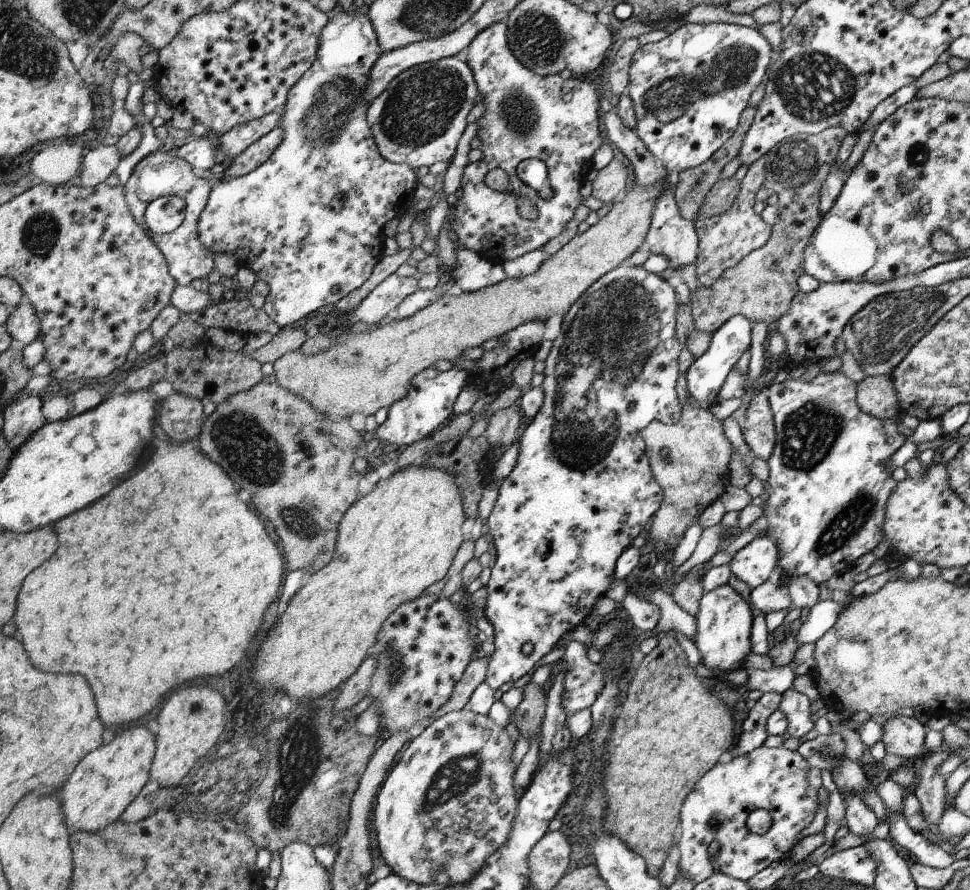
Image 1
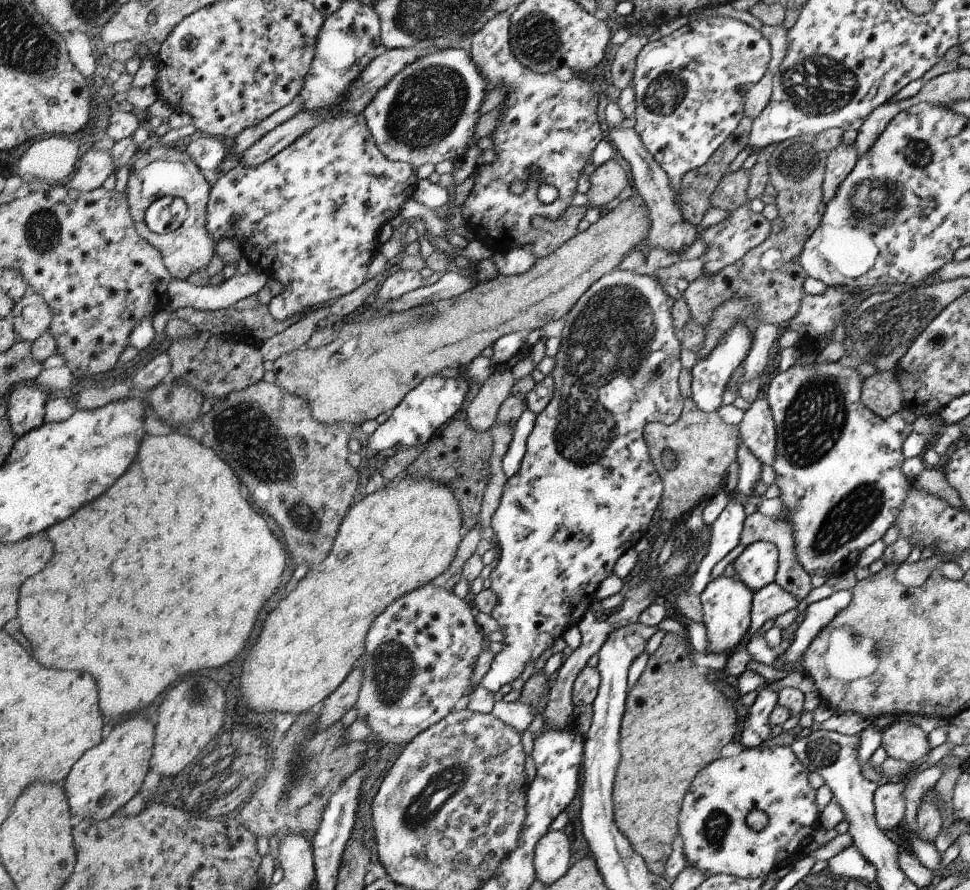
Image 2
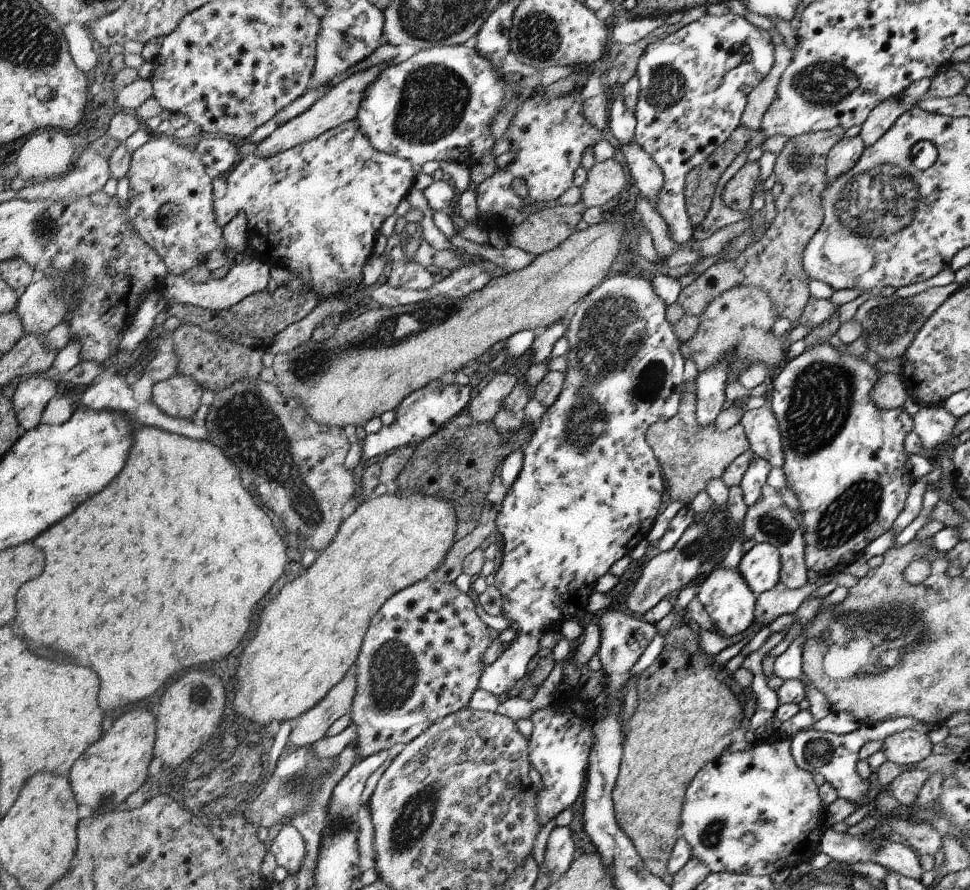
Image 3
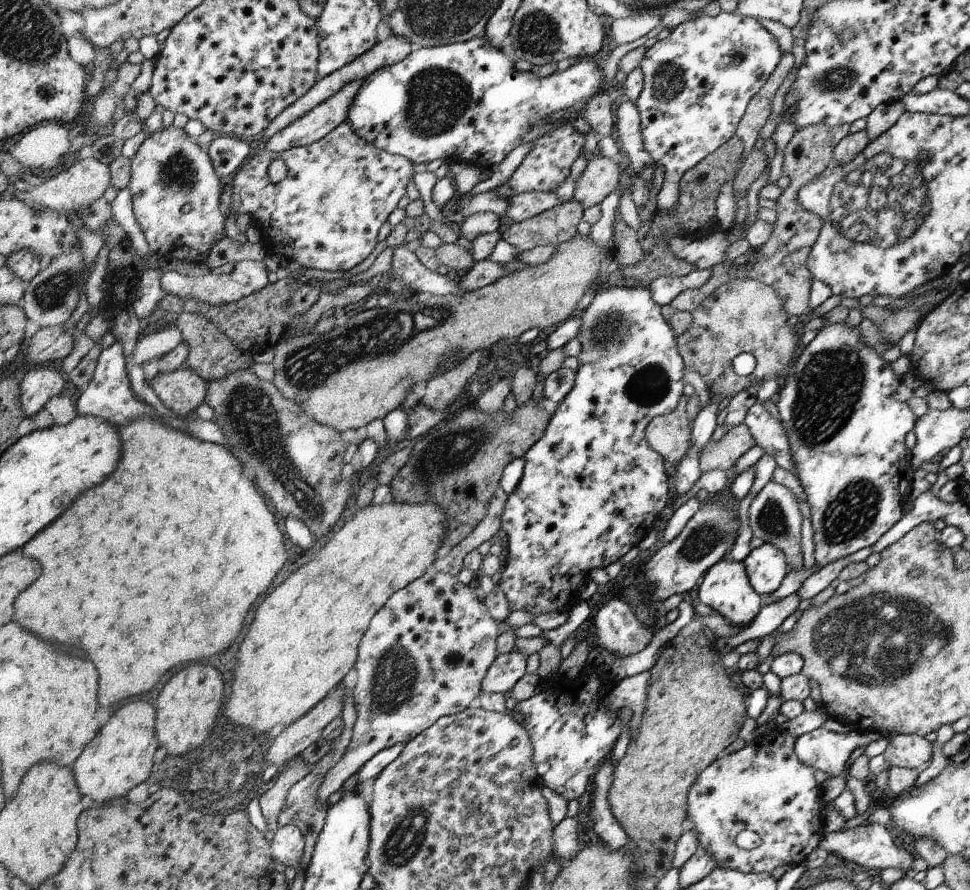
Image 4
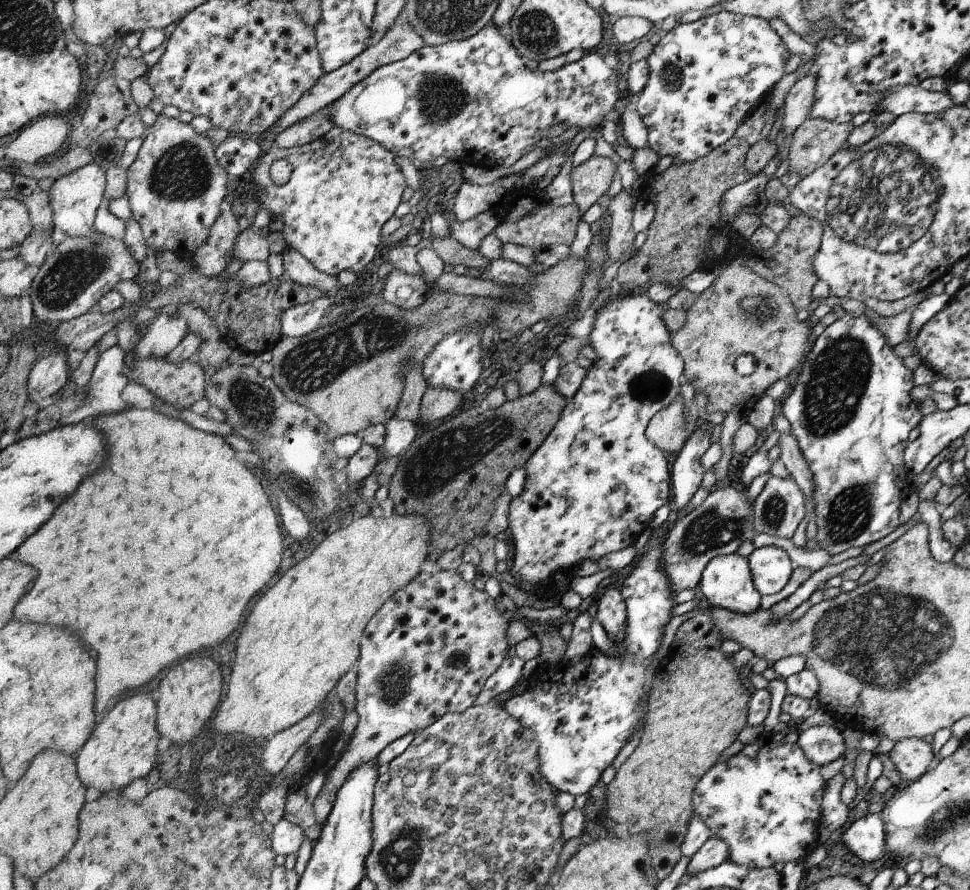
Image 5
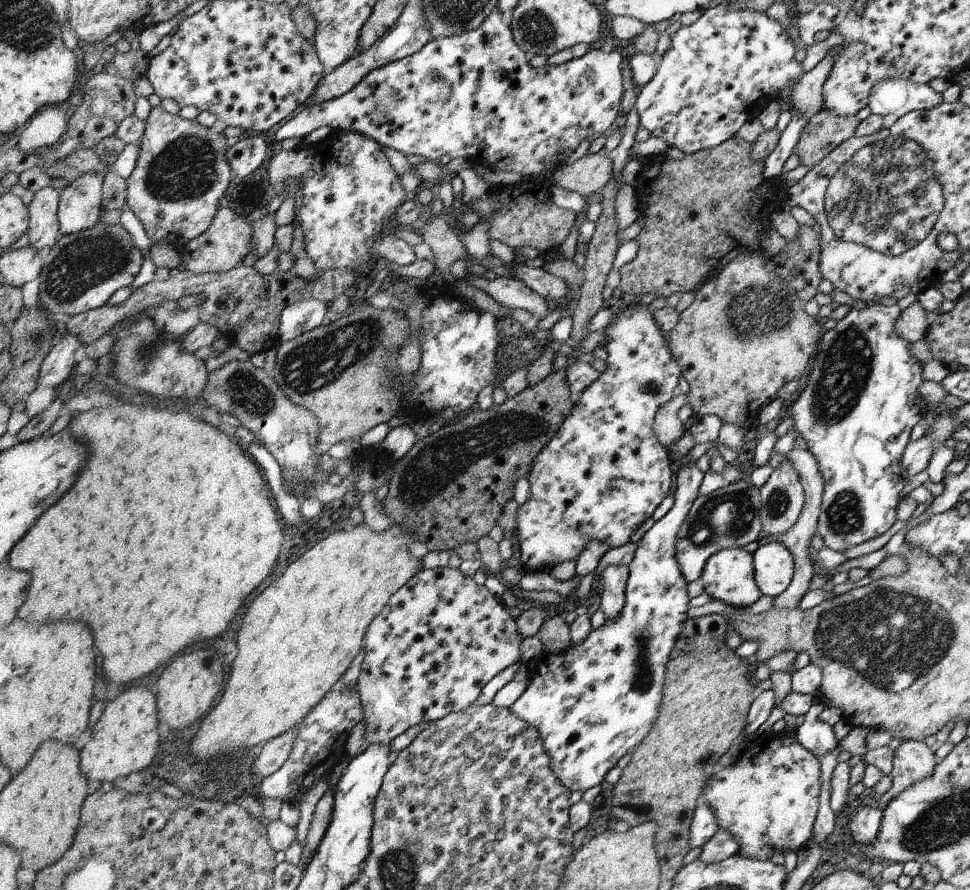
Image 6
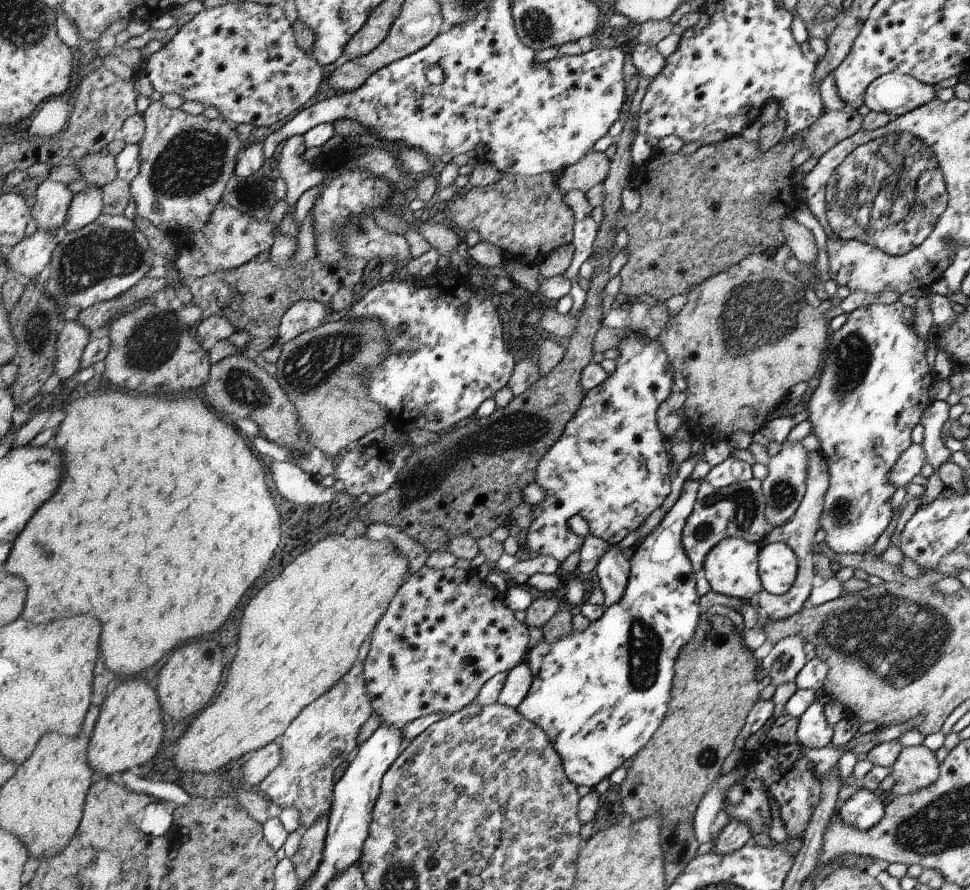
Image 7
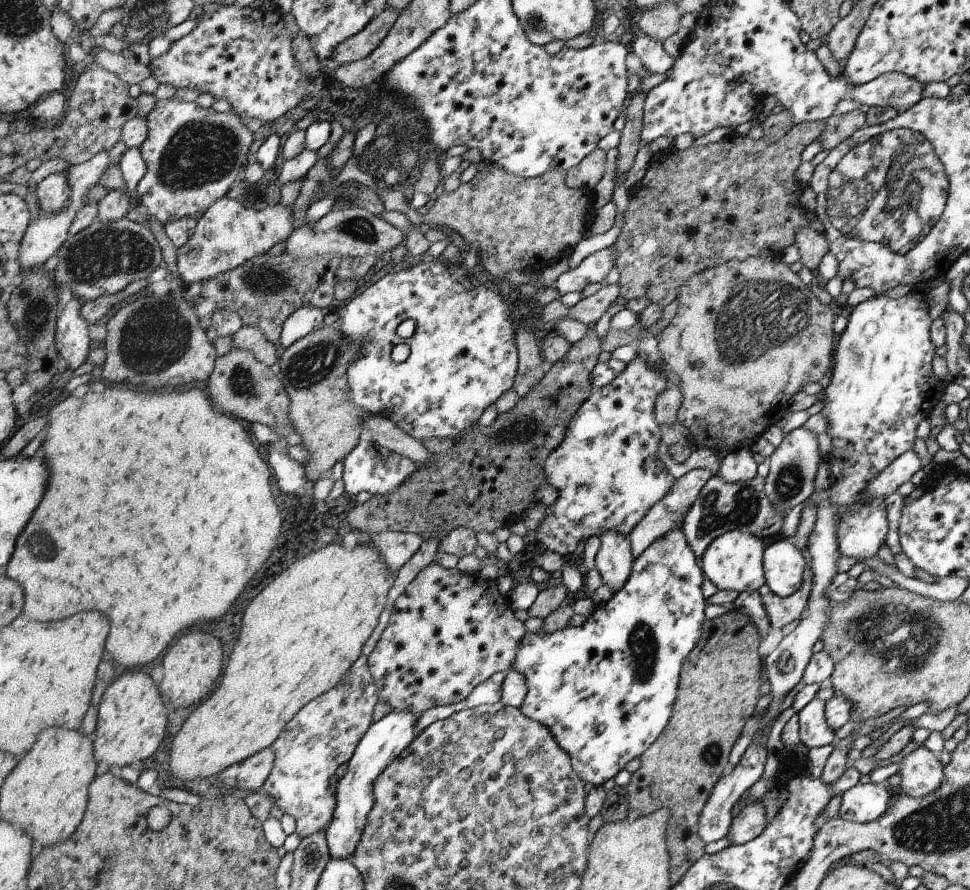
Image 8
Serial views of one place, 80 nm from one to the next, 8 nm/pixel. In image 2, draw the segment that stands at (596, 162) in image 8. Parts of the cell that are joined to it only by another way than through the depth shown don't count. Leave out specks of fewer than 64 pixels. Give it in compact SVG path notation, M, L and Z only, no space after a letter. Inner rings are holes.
M609 160L605 165L599 166L590 176L590 188L586 195L591 206L596 208L608 204L629 184L624 168L615 160Z

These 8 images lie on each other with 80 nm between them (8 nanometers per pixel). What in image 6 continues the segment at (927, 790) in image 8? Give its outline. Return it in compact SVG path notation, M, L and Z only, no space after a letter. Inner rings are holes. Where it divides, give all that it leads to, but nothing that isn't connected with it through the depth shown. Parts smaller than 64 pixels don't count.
M908 739L903 741L893 752L892 786L878 802L878 809L883 811L892 797L908 789L918 781L932 777L936 766L932 750L924 741Z

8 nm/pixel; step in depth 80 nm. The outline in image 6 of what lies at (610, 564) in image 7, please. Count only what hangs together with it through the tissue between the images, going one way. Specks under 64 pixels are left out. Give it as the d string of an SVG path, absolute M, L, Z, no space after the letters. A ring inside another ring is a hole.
M608 566L601 572L597 585L600 600L599 609L606 620L615 621L625 606L627 581L629 580L628 566Z

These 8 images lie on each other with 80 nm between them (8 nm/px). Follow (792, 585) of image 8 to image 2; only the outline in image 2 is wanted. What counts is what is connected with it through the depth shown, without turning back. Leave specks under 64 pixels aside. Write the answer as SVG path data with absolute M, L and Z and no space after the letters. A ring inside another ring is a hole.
M756 541L744 548L733 561L736 577L754 593L776 581L780 551L770 541Z

